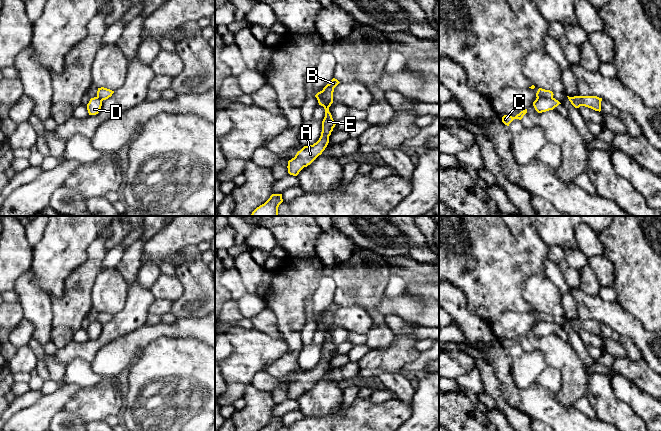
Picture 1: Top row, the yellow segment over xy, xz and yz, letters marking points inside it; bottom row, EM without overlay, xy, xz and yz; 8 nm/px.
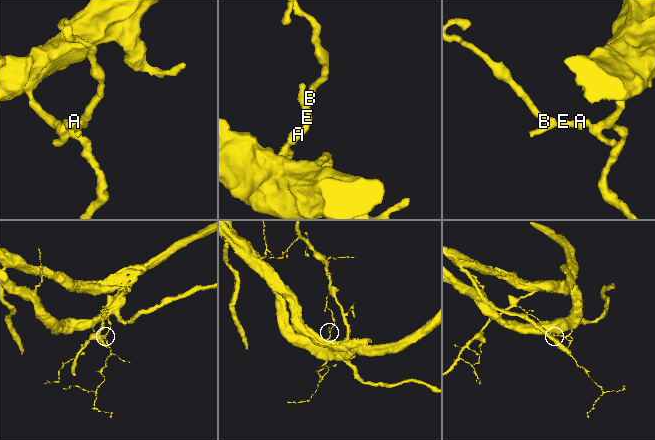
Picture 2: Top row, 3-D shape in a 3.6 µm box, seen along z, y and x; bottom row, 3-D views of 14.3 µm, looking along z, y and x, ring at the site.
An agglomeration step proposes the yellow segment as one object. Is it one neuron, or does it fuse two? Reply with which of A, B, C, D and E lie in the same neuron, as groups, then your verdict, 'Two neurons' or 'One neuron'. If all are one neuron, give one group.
Groups: A C D E / B. Two neurons

